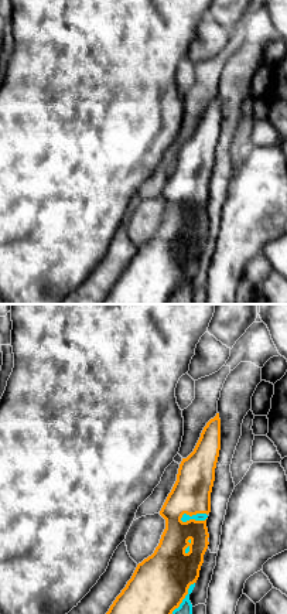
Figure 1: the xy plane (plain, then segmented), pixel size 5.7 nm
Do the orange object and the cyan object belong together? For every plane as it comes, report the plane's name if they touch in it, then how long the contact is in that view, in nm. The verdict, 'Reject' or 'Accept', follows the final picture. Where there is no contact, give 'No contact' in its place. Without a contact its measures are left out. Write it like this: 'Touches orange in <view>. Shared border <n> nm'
Touches orange in xy. Shared border 160 nm

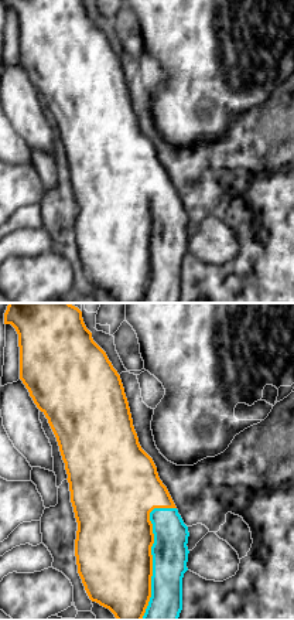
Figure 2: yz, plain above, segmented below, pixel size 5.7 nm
Touches orange in yz. Shared border 650 nm

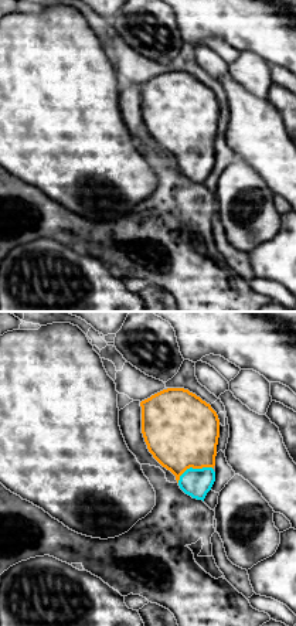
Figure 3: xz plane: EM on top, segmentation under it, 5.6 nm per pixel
Touches orange in xz. Shared border 220 nm

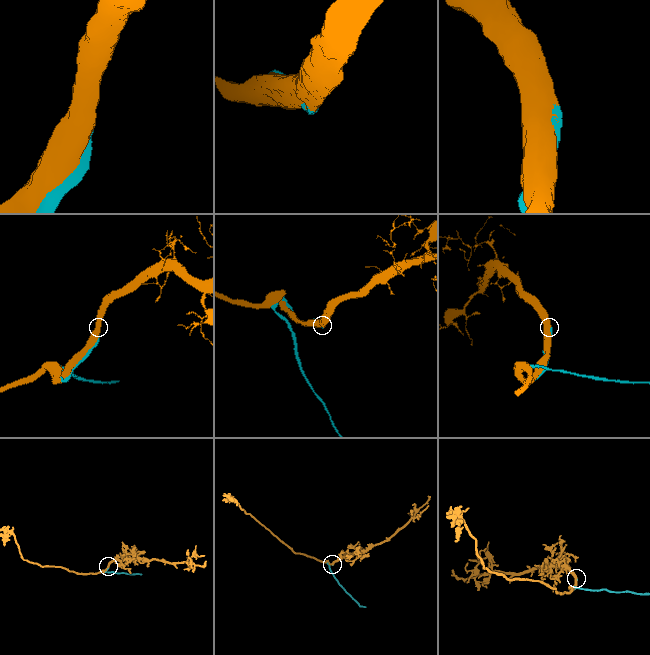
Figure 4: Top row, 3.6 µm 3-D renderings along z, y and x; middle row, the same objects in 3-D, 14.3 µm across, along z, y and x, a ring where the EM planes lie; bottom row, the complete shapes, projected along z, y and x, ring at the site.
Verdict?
Accept

